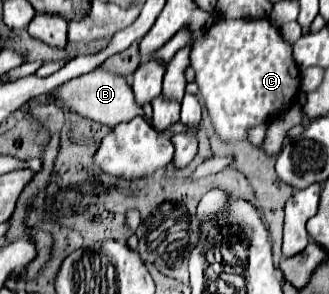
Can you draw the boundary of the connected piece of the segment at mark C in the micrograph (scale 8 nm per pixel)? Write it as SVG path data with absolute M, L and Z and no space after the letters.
M220 19L194 39L190 63L196 71L200 99L208 107L216 133L226 141L244 141L250 127L266 125L298 97L300 71L292 59L292 47L266 19Z

